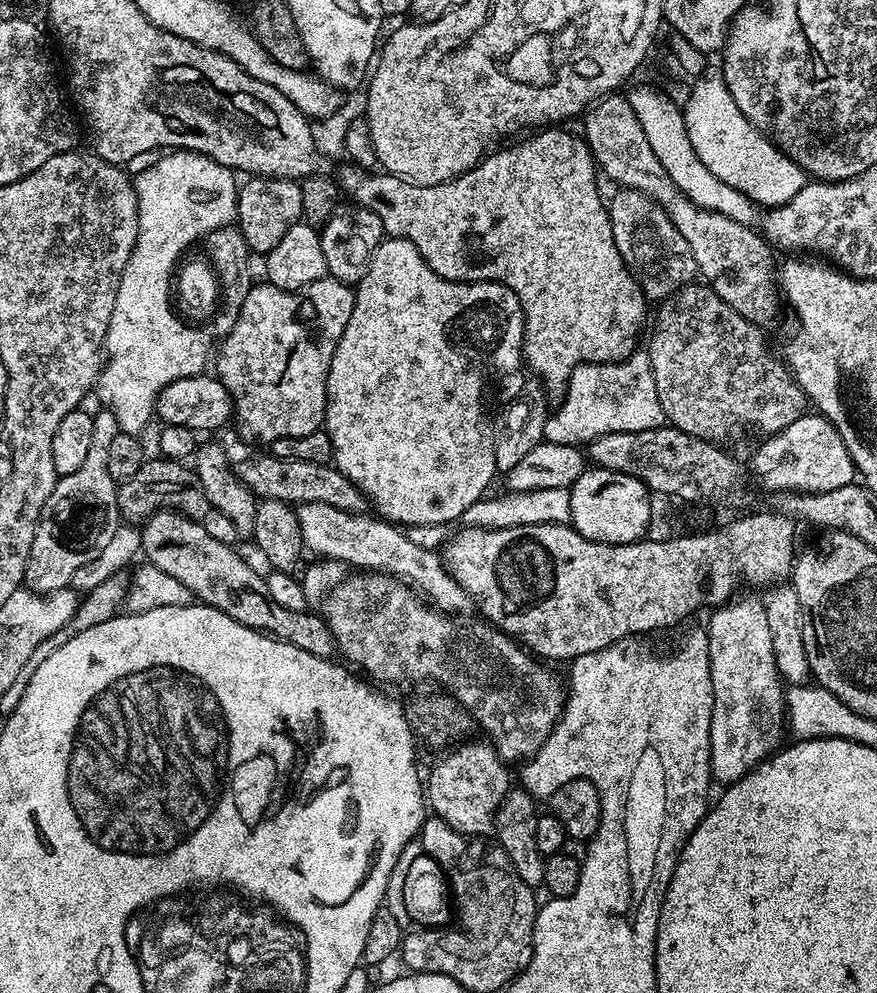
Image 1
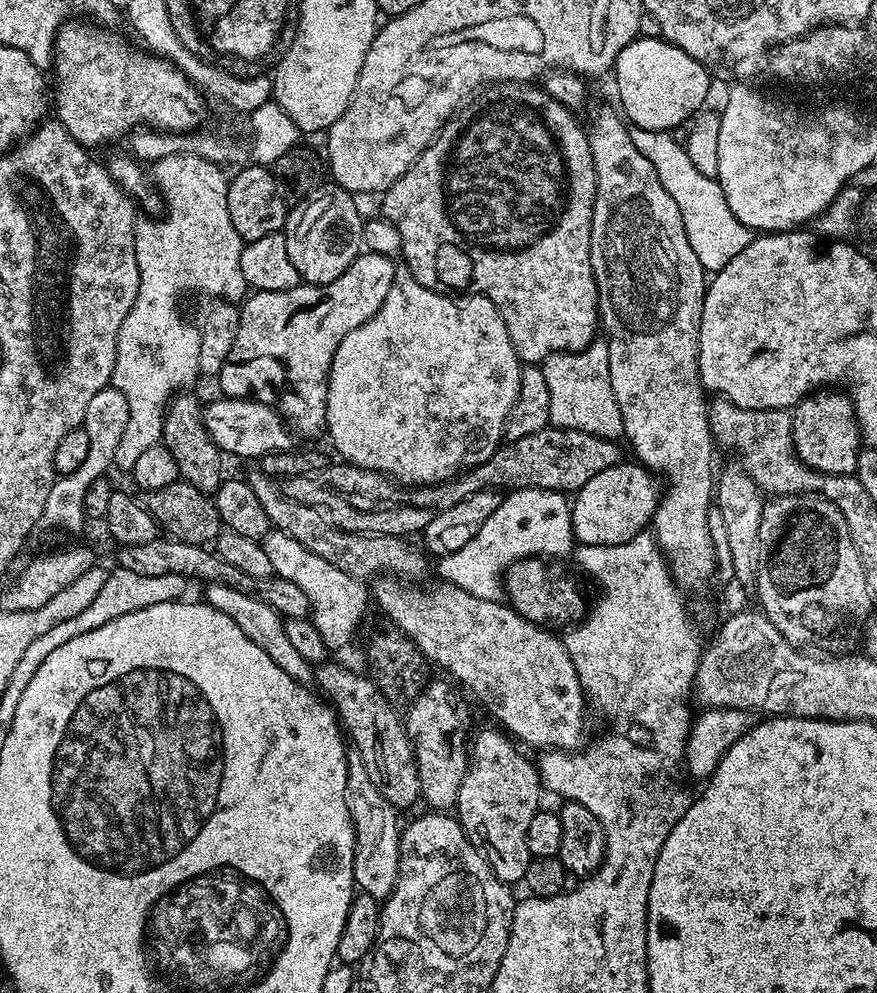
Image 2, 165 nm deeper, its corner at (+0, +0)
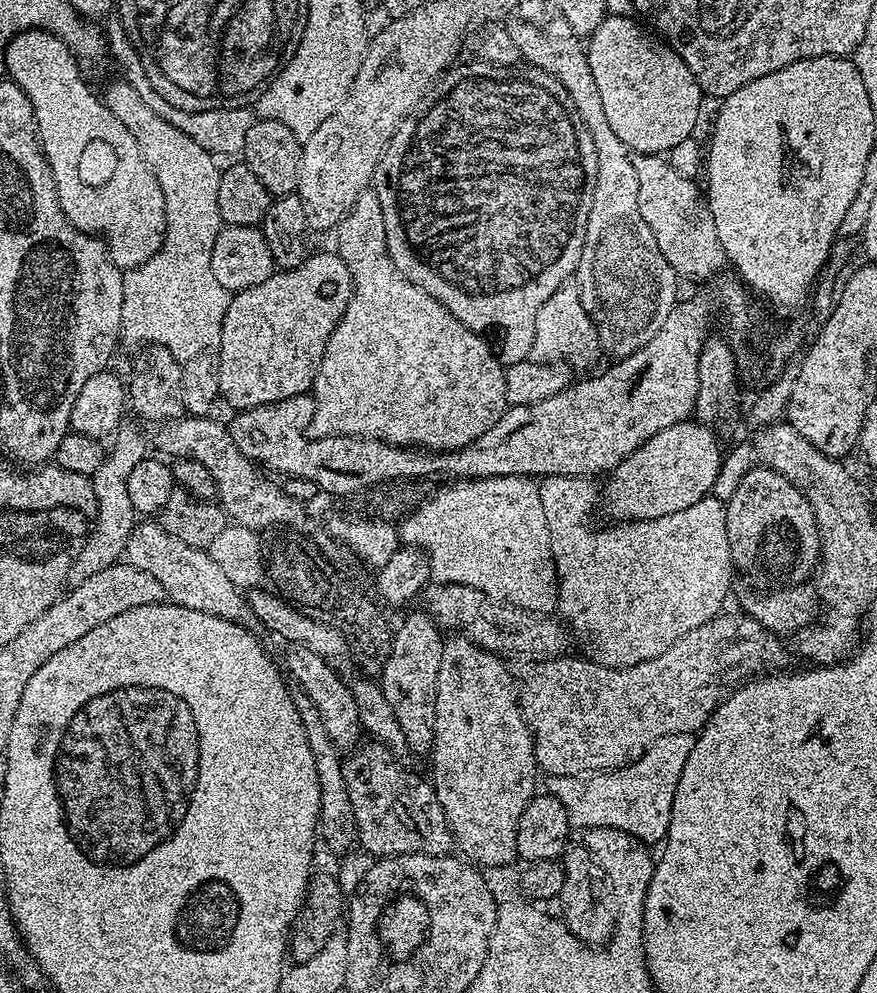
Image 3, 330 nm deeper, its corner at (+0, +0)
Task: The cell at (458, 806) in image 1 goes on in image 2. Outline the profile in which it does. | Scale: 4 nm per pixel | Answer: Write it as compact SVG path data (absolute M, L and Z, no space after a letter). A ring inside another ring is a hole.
M447 679L435 680L425 684L423 692L407 705L406 727L408 735L414 741L416 769L420 779L420 794L423 803L428 803L427 807L432 810L448 810L456 803L456 795L462 786L462 778L468 773L470 763L470 752L466 747L466 740L464 744L464 735L468 732L468 708L463 704L465 693L455 683Z

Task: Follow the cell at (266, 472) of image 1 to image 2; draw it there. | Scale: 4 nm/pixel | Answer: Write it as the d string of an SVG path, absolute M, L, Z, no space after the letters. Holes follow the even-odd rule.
M549 426L538 430L538 434L526 434L526 438L509 440L501 443L486 462L453 476L450 480L443 480L441 484L422 484L419 486L405 486L380 472L371 472L347 462L332 462L327 468L313 472L311 476L298 474L287 477L283 481L282 491L294 502L302 502L311 508L319 508L337 528L347 532L373 532L383 536L411 537L411 532L423 533L424 527L436 515L469 498L472 494L488 489L515 490L517 488L541 488L542 490L558 491L565 494L579 492L594 474L602 474L602 470L610 470L618 462L616 456L615 439L597 436L595 432L585 432L582 428L557 428Z

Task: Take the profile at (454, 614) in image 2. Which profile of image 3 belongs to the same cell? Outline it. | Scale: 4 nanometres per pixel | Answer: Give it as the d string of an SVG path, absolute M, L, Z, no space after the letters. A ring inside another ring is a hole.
M721 614L716 616L710 622L698 626L698 630L690 630L690 634L686 634L678 642L674 642L674 646L670 646L670 650L662 650L662 654L658 654L646 662L638 662L629 668L608 668L604 664L597 664L591 658L579 660L578 657L572 656L573 654L554 656L547 660L537 660L529 663L529 668L524 672L524 681L521 679L518 684L518 699L520 709L524 711L524 721L528 723L528 728L532 731L537 765L543 771L545 768L545 773L548 776L582 776L613 768L623 768L625 764L639 758L658 738L662 738L666 734L678 734L679 732L692 734L703 728L708 721L708 717L712 715L712 711L715 710L716 705L720 703L725 693L737 687L741 682L761 674L771 673L773 670L783 669L785 664L784 648L780 645L781 637L777 633L763 628L753 616L739 615L727 616L727 614Z

